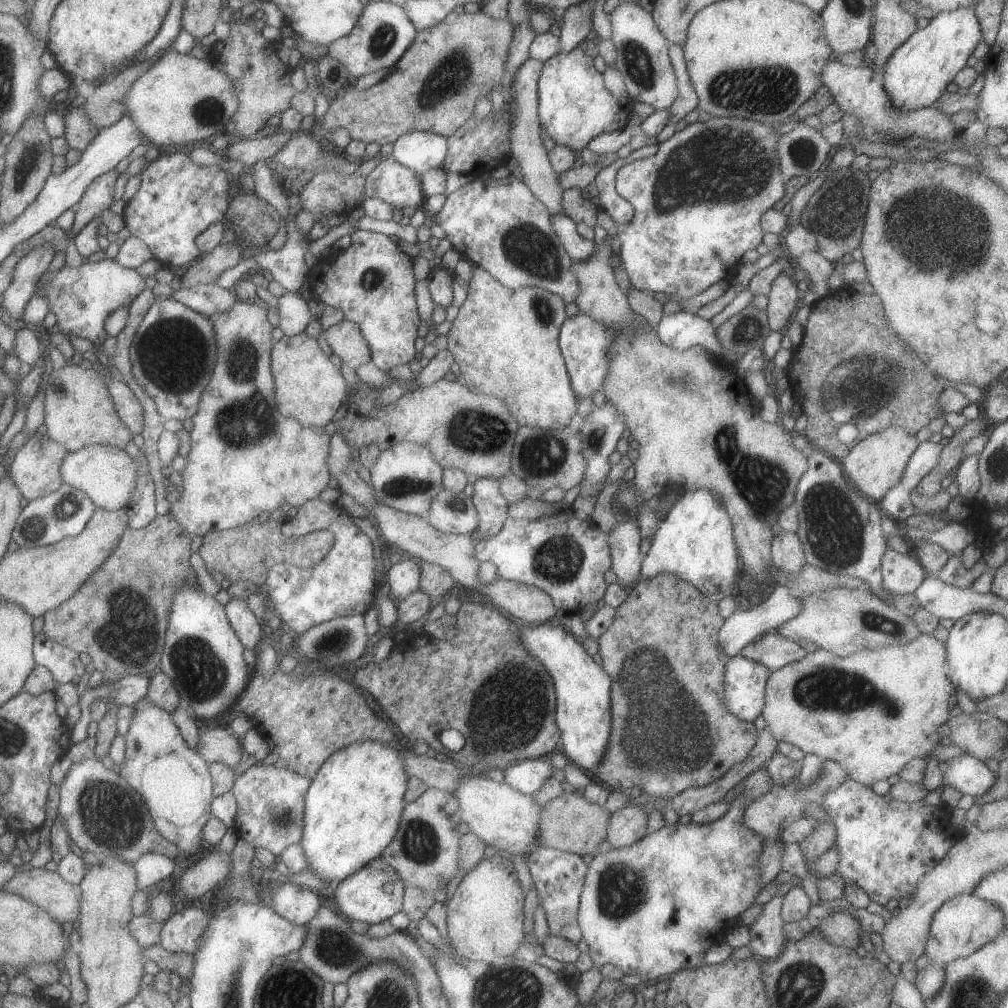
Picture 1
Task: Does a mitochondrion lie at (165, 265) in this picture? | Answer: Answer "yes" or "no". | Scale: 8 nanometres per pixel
no

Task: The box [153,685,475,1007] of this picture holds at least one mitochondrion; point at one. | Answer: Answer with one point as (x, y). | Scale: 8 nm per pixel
(336, 949)

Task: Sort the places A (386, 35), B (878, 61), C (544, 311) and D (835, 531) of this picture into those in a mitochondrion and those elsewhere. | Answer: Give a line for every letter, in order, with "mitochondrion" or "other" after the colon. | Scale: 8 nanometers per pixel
A: mitochondrion
B: other
C: mitochondrion
D: mitochondrion

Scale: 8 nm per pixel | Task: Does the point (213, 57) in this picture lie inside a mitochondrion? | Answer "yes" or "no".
no

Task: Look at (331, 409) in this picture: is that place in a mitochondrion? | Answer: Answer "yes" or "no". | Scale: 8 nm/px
no

